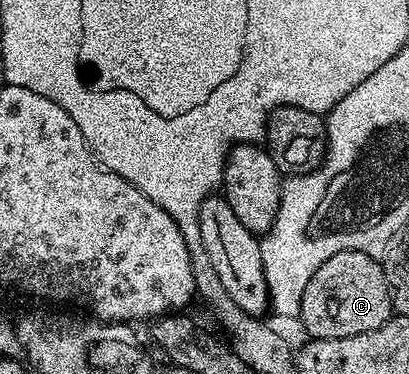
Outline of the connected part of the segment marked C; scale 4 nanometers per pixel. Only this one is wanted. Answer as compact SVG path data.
M364 251L333 253L305 285L305 297L298 318L311 339L336 339L353 337L357 333L369 333L381 329L393 314L391 286L378 258Z

